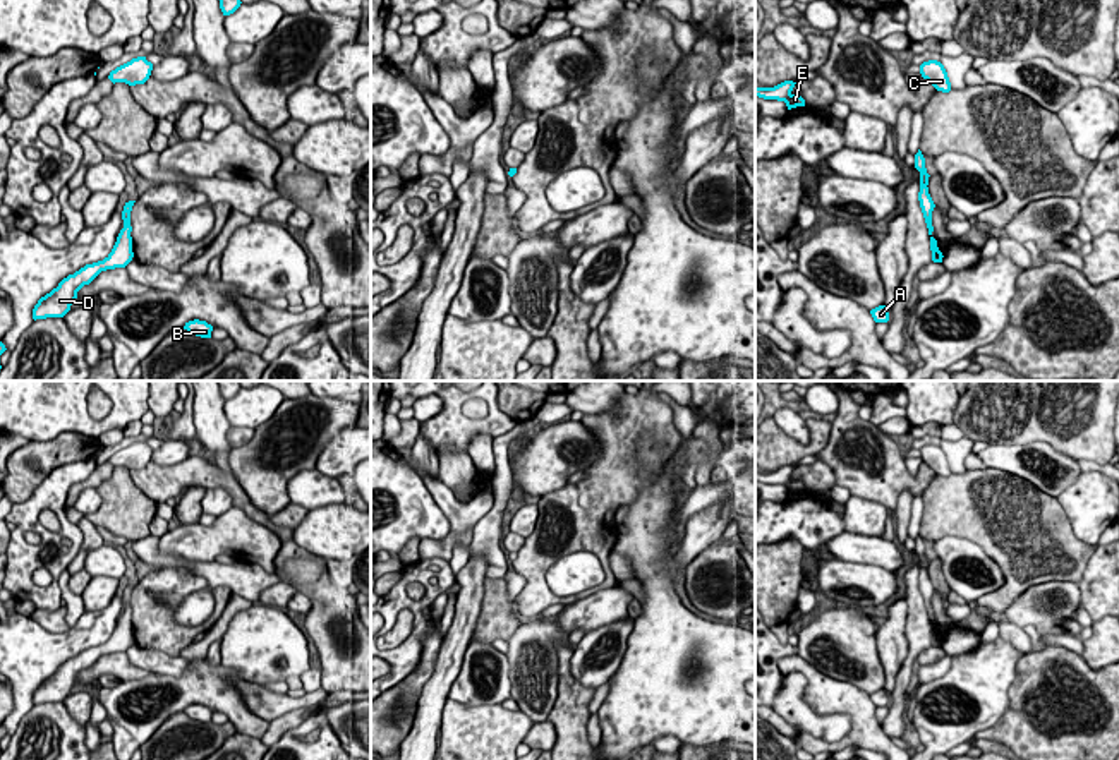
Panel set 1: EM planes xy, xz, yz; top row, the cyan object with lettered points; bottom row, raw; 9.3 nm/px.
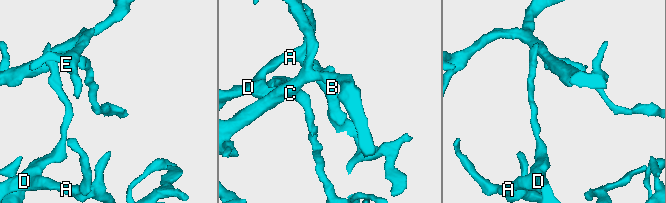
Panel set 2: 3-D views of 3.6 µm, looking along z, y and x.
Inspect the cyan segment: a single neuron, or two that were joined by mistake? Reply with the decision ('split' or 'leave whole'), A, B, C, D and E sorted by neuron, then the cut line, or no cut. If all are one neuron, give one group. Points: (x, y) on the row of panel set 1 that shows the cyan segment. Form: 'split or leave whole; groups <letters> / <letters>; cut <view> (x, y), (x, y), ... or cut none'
split; groups A B D / C E; cut yz (931, 222), (929, 229)

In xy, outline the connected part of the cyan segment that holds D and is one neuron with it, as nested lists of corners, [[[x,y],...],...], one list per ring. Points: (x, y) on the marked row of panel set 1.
[[[125,221],[112,252],[103,261],[86,264],[74,274],[69,274],[57,288],[41,297],[33,309],[33,319],[64,317],[84,285],[89,285],[101,271],[125,268],[132,257],[130,221]]]

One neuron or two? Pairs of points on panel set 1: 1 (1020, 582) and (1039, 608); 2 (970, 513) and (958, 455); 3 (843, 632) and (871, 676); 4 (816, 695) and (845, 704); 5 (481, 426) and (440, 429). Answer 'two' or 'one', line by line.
1: two
2: two
3: one
4: one
5: one

